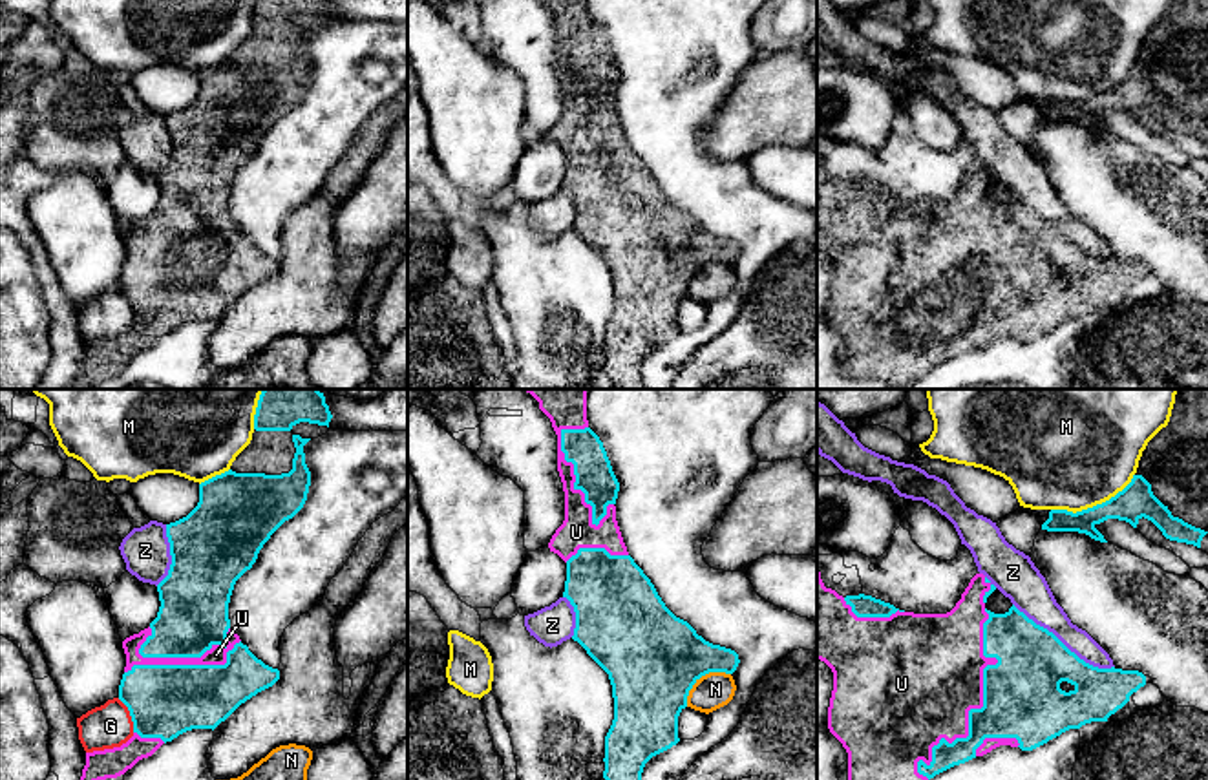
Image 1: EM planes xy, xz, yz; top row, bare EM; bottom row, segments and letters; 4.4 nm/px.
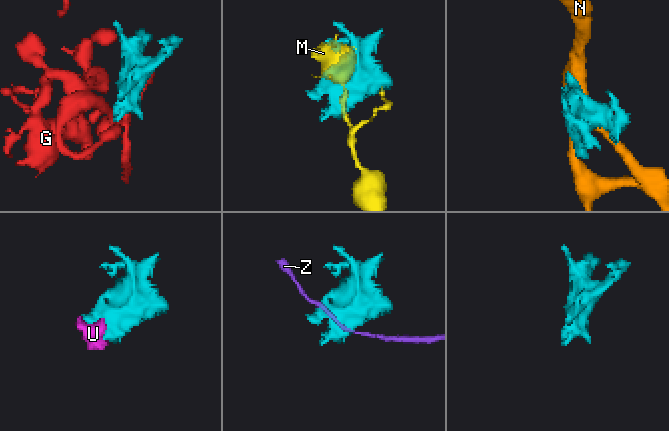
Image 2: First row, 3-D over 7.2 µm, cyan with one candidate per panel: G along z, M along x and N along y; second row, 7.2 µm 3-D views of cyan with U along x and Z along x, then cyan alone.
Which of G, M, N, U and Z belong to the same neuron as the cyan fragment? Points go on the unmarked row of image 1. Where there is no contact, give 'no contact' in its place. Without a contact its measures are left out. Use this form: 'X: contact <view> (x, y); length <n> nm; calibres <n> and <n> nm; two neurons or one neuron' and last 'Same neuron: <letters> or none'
G: contact xy (130, 305); length 170 nm; calibres 320 and 190 nm; two neurons
M: contact yz (1093, 97); length 400 nm; calibres 160 and 440 nm; two neurons
N: contact xz (700, 267); length 240 nm; calibres 420 and 160 nm; two neurons
U: contact xy (185, 256); length 550 nm; calibres 300 and 80 nm; one neuron
Z: contact yz (1062, 234); length 550 nm; calibres 320 and 160 nm; two neurons
Same neuron: U

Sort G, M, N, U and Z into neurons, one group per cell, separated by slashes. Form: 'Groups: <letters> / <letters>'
Groups: G / M / N / U / Z

